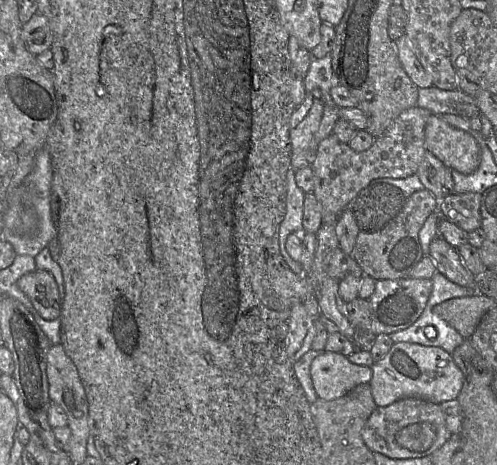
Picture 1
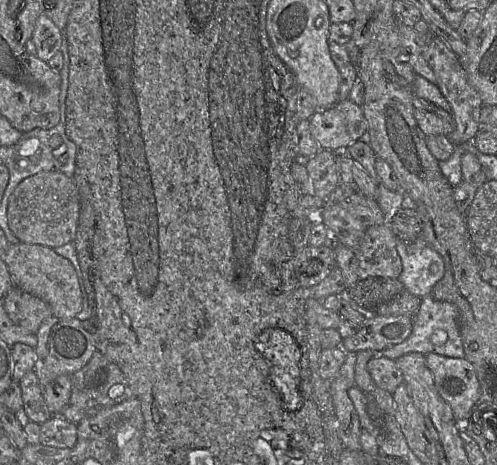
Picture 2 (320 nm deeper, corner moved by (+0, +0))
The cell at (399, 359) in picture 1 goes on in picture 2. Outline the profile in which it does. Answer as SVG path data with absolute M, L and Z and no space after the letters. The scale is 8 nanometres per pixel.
M428 353L427 367L432 372L438 394L451 407L458 424L473 416L473 407L481 397L481 386L473 364L464 358Z

